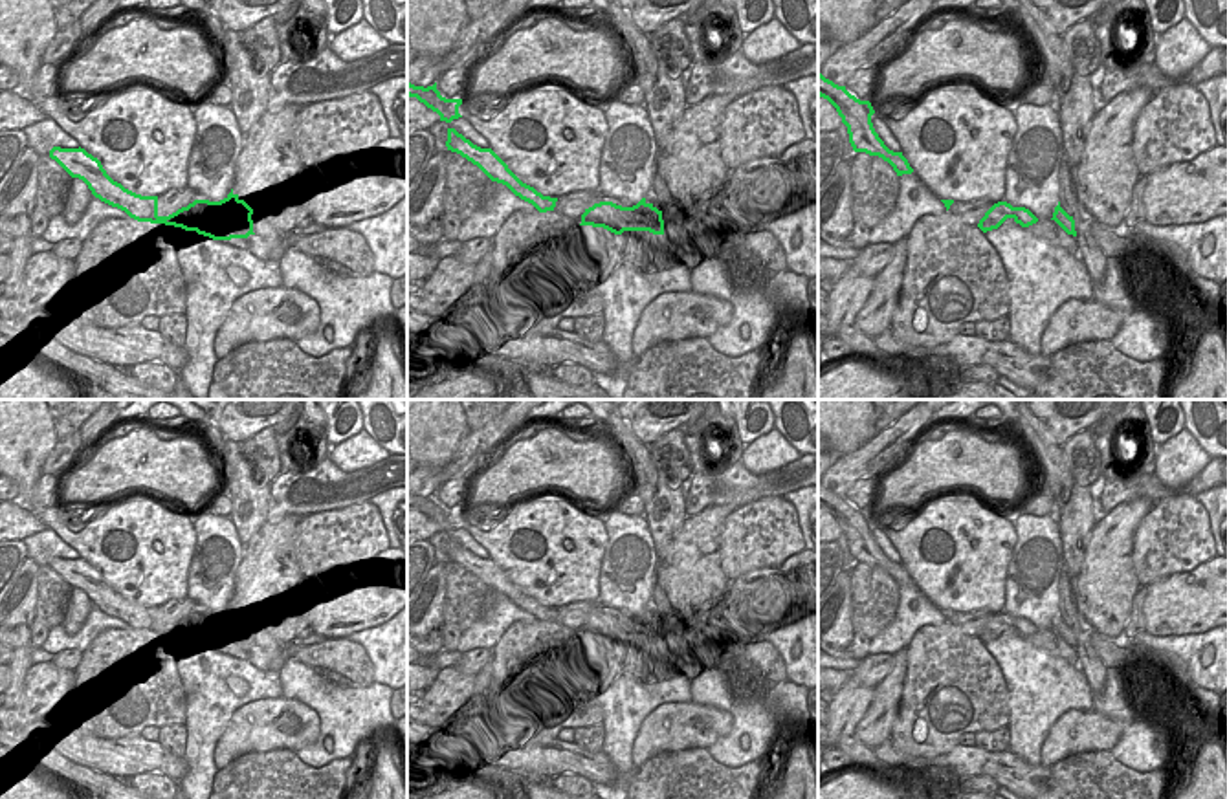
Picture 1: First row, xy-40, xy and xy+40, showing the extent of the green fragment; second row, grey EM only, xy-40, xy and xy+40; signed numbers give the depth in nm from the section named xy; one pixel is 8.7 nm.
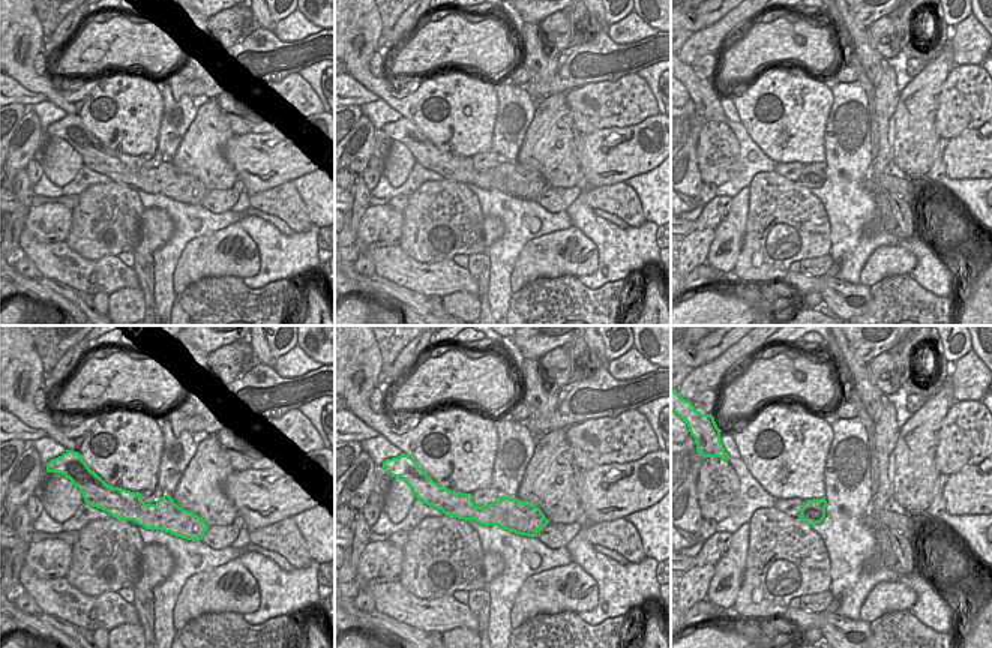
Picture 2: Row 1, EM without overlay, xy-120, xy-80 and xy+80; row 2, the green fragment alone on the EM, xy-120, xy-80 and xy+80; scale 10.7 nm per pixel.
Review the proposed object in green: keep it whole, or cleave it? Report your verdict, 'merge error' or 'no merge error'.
merge error

